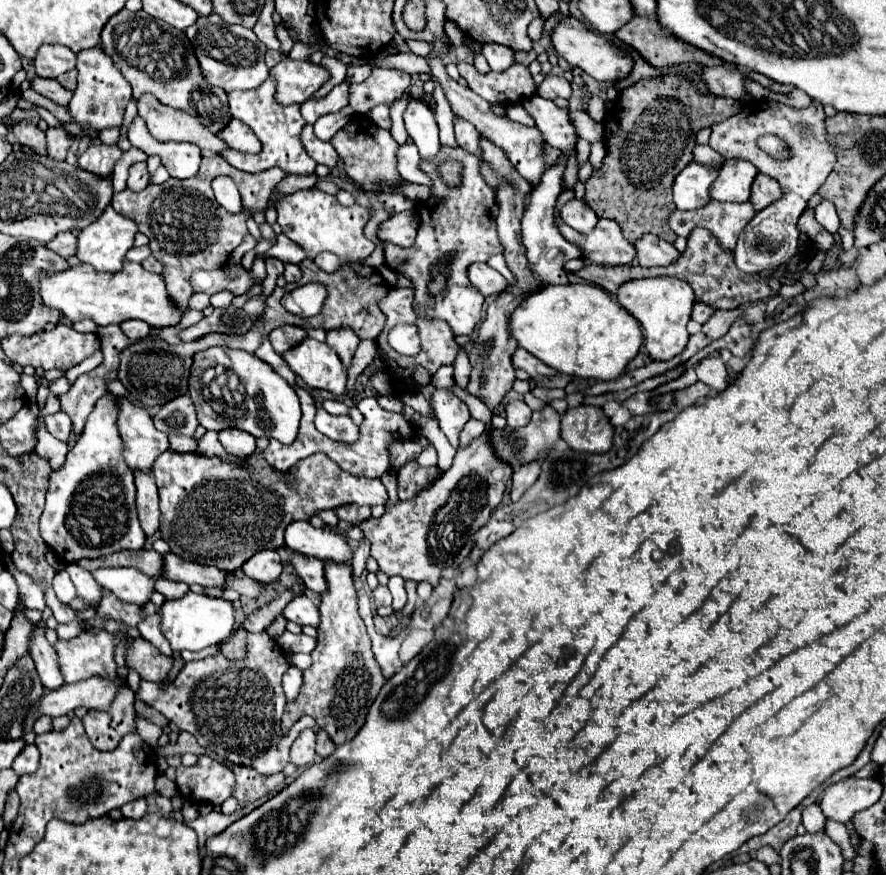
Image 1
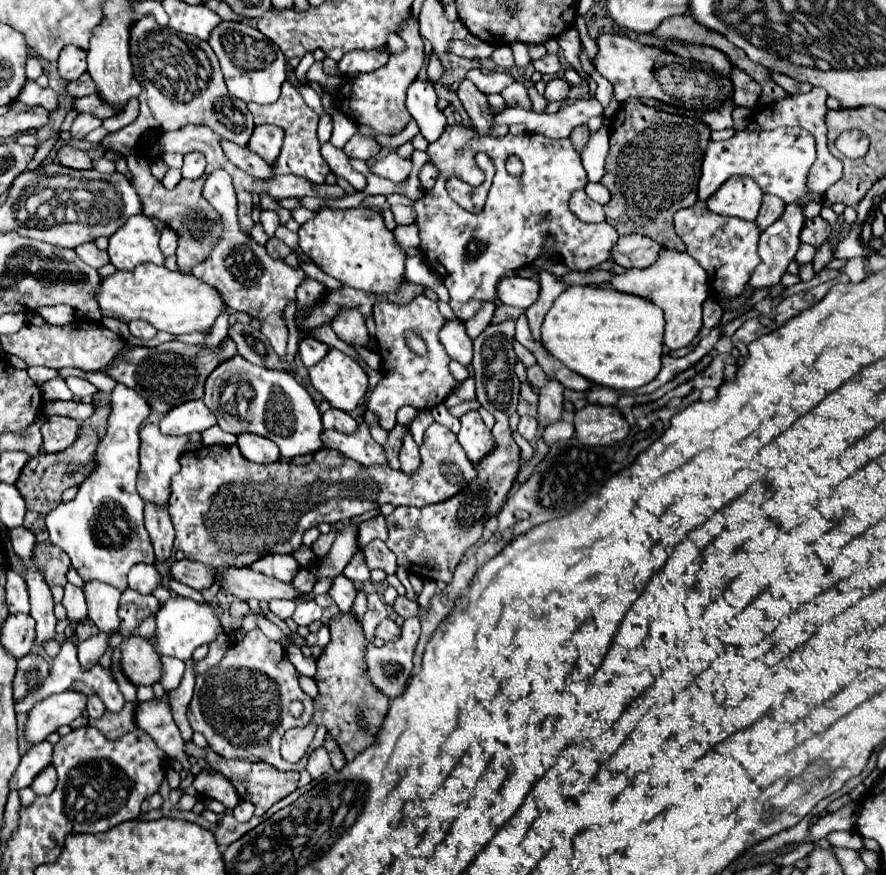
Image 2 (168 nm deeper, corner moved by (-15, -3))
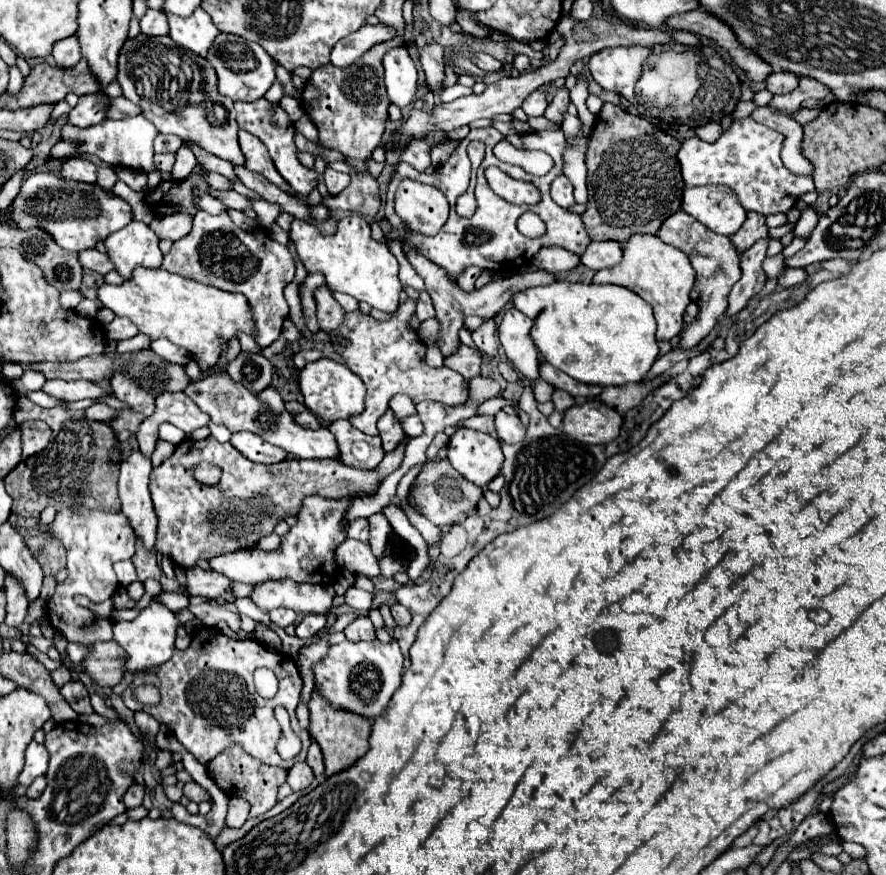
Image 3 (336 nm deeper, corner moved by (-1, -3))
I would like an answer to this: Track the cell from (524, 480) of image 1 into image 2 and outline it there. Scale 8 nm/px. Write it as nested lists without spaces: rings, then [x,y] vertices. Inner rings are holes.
[[[556,421],[544,429],[544,441],[550,445],[560,439],[570,439],[574,435],[574,425],[568,421]]]

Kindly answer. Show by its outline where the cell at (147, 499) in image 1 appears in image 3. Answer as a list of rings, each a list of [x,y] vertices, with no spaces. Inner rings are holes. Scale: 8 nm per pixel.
[[[136,537],[136,553],[132,557],[132,563],[136,565],[138,581],[146,581],[148,577],[160,581],[162,569],[158,565],[158,555],[156,551],[146,551],[146,547],[142,547],[142,539],[138,537]]]

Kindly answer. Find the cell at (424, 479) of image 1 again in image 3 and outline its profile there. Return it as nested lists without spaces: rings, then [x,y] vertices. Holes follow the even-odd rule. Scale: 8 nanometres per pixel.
[[[386,411],[382,415],[382,419],[378,421],[378,431],[380,431],[380,439],[382,439],[382,445],[384,445],[384,451],[390,453],[396,449],[396,445],[400,443],[400,439],[404,437],[404,431],[402,431],[402,425],[400,421],[394,417],[392,411]]]

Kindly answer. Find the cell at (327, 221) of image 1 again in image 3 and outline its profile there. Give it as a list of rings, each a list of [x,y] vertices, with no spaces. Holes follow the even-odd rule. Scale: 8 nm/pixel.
[[[348,215],[340,219],[334,235],[322,235],[310,221],[296,219],[290,227],[290,241],[294,243],[298,259],[306,271],[322,273],[332,291],[352,295],[354,299],[366,301],[380,311],[398,309],[398,295],[402,291],[402,283],[398,279],[400,265],[386,243],[372,239],[370,225],[364,217]]]

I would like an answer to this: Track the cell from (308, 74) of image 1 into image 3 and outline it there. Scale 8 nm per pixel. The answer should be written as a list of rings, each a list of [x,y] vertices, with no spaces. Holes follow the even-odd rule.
[[[382,23],[380,25],[364,25],[362,29],[348,35],[332,49],[330,63],[334,67],[350,67],[350,63],[356,63],[356,59],[362,57],[370,47],[374,47],[376,43],[388,41],[392,37],[394,37],[394,29],[390,29]]]

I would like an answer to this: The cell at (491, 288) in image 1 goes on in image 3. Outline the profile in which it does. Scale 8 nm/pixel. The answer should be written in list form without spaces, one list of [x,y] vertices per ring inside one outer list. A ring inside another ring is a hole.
[[[558,281],[518,291],[512,303],[532,319],[538,315],[538,319],[534,319],[532,339],[540,355],[580,383],[602,387],[638,383],[650,371],[658,355],[652,307],[634,291],[620,285]]]

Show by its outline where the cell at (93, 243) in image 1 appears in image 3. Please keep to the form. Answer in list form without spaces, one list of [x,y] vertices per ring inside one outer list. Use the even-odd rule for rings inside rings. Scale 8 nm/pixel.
[[[132,221],[124,229],[110,233],[104,241],[104,247],[106,255],[124,279],[130,279],[136,265],[156,269],[162,263],[158,237],[142,221]]]

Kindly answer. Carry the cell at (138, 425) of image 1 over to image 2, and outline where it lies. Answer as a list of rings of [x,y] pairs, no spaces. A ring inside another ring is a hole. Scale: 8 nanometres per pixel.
[[[146,425],[140,431],[140,469],[138,469],[138,495],[146,503],[154,503],[158,507],[168,505],[170,497],[170,479],[180,471],[180,455],[184,453],[184,443],[188,437],[170,437],[162,435],[156,425]]]

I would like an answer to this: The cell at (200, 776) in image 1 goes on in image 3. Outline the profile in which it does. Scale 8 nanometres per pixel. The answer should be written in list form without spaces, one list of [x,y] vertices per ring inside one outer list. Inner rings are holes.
[[[190,781],[190,783],[186,783],[186,785],[184,785],[184,795],[186,795],[190,801],[194,801],[194,803],[210,801],[208,791],[204,791],[204,789],[202,789],[198,783],[194,783],[194,781]]]

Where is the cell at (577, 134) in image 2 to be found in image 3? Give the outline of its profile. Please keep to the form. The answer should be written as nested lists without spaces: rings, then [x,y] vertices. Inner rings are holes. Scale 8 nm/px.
[[[562,87],[562,89],[558,89],[558,93],[556,93],[554,101],[548,105],[548,109],[546,109],[544,117],[546,117],[546,119],[550,119],[550,121],[554,121],[556,125],[562,125],[562,121],[564,121],[564,113],[566,113],[568,105],[570,105],[568,89],[566,89],[566,87]]]

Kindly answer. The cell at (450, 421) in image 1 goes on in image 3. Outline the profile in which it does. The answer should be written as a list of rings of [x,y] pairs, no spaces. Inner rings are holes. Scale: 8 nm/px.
[[[458,427],[448,443],[448,461],[468,481],[484,487],[502,469],[502,449],[488,433]]]

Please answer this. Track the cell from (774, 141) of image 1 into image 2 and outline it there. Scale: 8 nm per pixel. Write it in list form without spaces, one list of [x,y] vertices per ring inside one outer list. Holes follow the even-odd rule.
[[[778,127],[772,131],[740,131],[728,141],[710,141],[704,153],[702,177],[698,183],[698,199],[706,201],[716,189],[732,175],[752,177],[764,193],[780,197],[786,205],[808,205],[824,203],[824,197],[808,191],[806,177],[808,169],[816,159],[814,139],[800,127]]]

